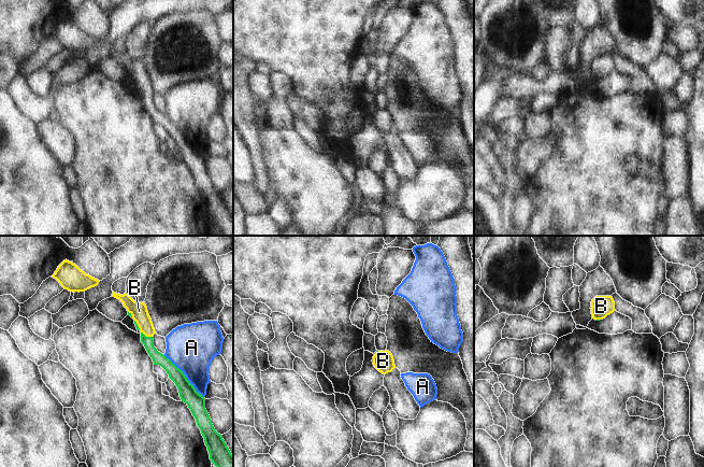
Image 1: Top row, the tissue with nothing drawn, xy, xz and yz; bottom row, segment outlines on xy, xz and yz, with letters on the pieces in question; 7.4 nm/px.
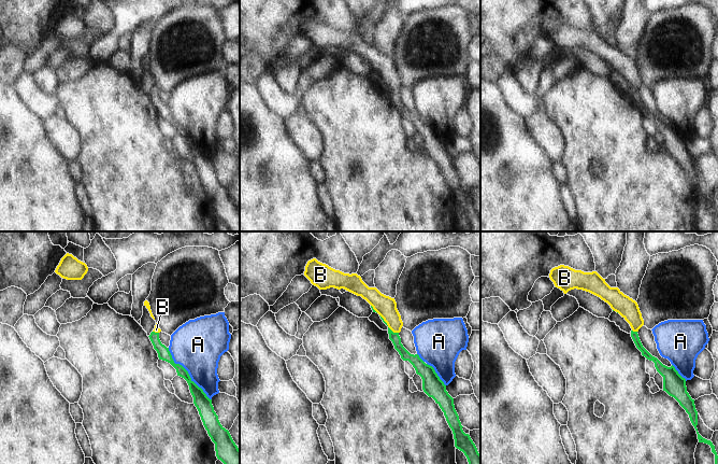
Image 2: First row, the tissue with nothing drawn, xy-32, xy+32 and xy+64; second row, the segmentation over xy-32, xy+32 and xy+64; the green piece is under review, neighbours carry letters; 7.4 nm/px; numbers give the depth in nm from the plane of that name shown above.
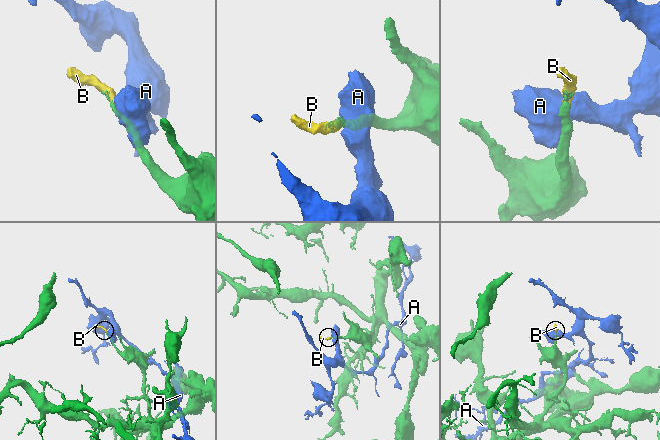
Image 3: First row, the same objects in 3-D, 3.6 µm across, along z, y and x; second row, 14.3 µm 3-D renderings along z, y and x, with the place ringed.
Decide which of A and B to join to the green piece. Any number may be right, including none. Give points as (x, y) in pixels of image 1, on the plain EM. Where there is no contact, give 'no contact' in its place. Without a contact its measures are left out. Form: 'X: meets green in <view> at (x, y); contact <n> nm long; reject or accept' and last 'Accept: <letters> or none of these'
A: meets green in xy at (185, 135); contact 440 nm long; reject
B: meets green in xy at (145, 95); contact 100 nm long; accept
Accept: B

